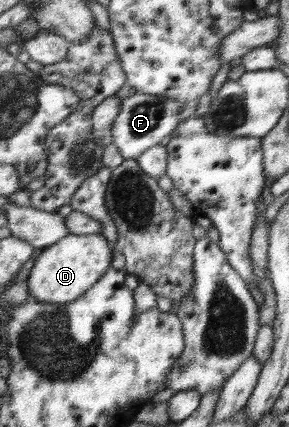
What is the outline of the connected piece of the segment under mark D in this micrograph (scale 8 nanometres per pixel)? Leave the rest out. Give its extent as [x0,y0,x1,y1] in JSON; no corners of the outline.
[28,234,112,303]

